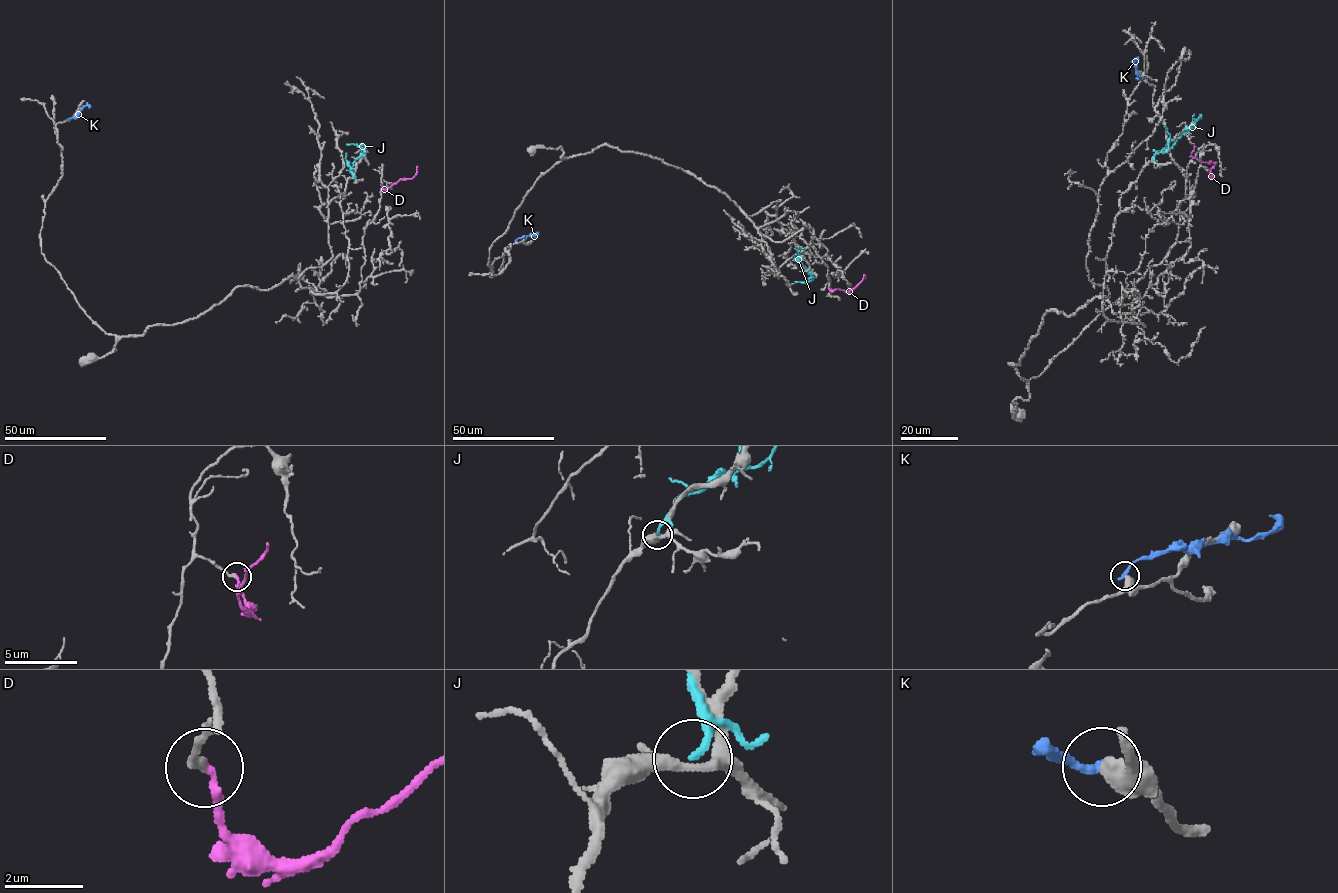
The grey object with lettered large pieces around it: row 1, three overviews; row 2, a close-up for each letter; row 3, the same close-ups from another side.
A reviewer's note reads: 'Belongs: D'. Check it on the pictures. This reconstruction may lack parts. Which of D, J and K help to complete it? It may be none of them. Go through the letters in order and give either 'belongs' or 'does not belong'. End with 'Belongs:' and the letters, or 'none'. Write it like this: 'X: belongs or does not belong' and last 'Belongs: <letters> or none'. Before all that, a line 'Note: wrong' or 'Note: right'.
Note: right
D: belongs
J: does not belong
K: does not belong
Belongs: D

